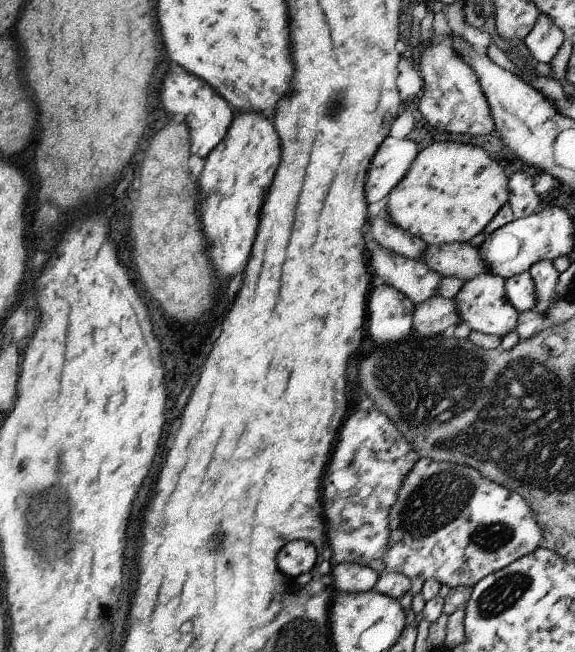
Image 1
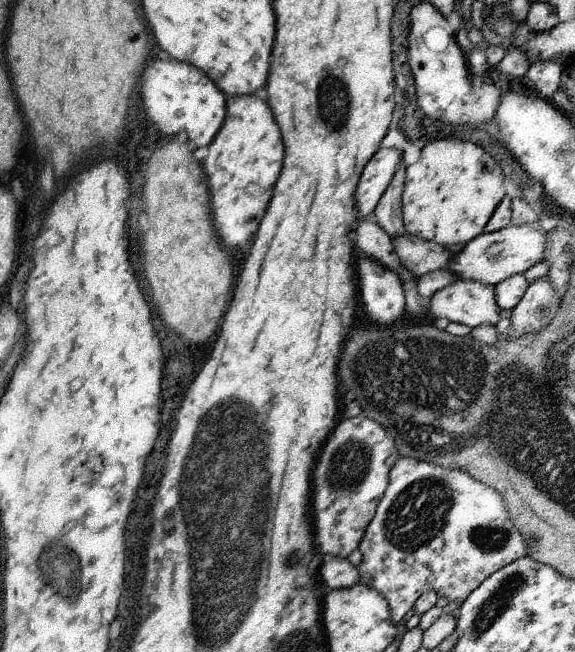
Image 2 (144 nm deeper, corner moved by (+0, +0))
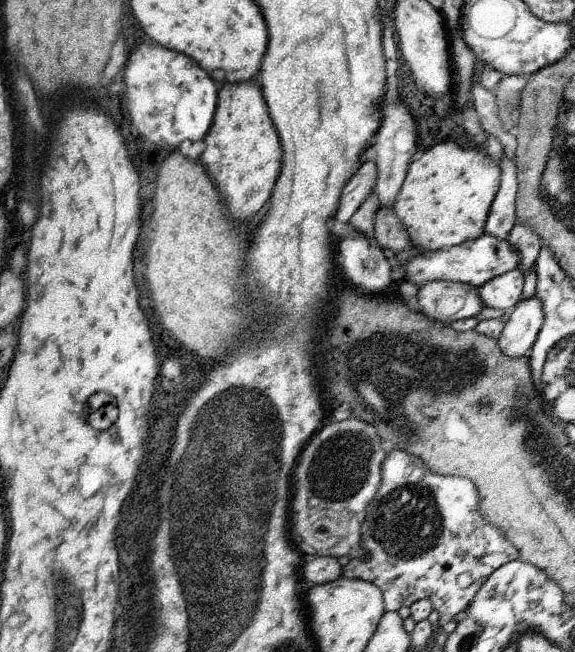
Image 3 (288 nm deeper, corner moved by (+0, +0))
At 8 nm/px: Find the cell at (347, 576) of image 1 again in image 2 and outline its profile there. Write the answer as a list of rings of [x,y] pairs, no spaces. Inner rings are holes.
[[[327,558],[323,562],[323,574],[317,576],[325,590],[343,590],[361,582],[359,570],[351,566],[345,558]]]

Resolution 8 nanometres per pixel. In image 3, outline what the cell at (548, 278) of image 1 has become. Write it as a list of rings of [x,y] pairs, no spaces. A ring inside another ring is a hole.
[[[533,296],[531,300],[521,300],[509,310],[509,320],[505,322],[501,336],[497,340],[499,350],[507,358],[523,358],[529,354],[537,334],[543,326],[543,310],[541,302]]]

